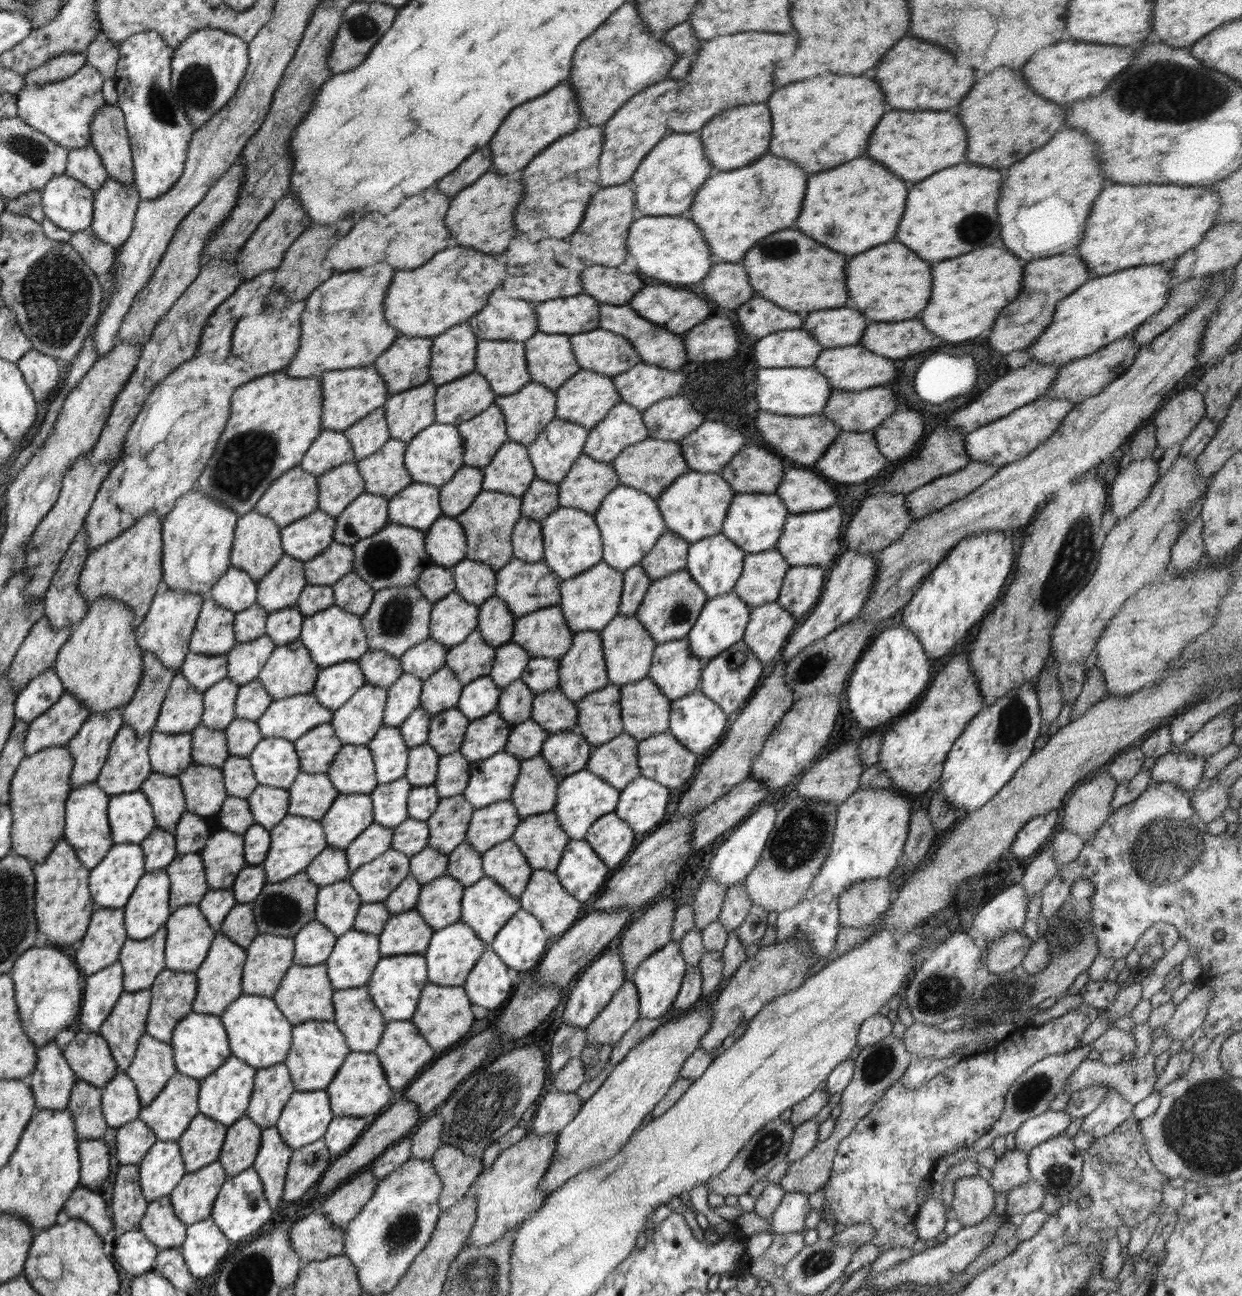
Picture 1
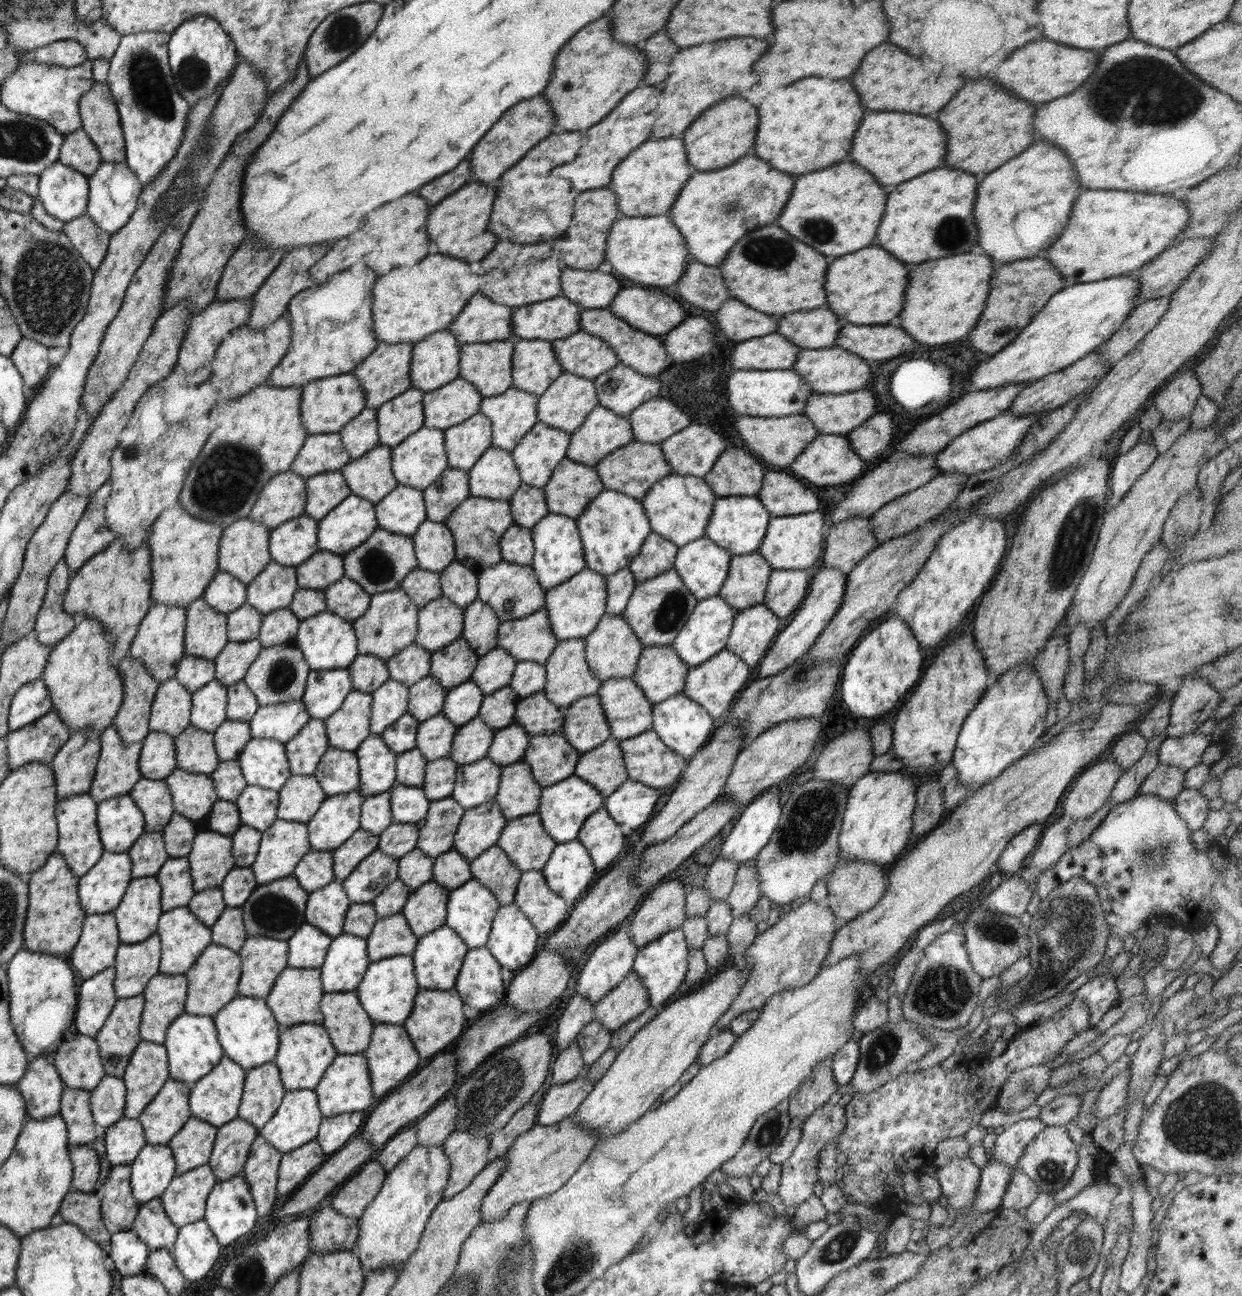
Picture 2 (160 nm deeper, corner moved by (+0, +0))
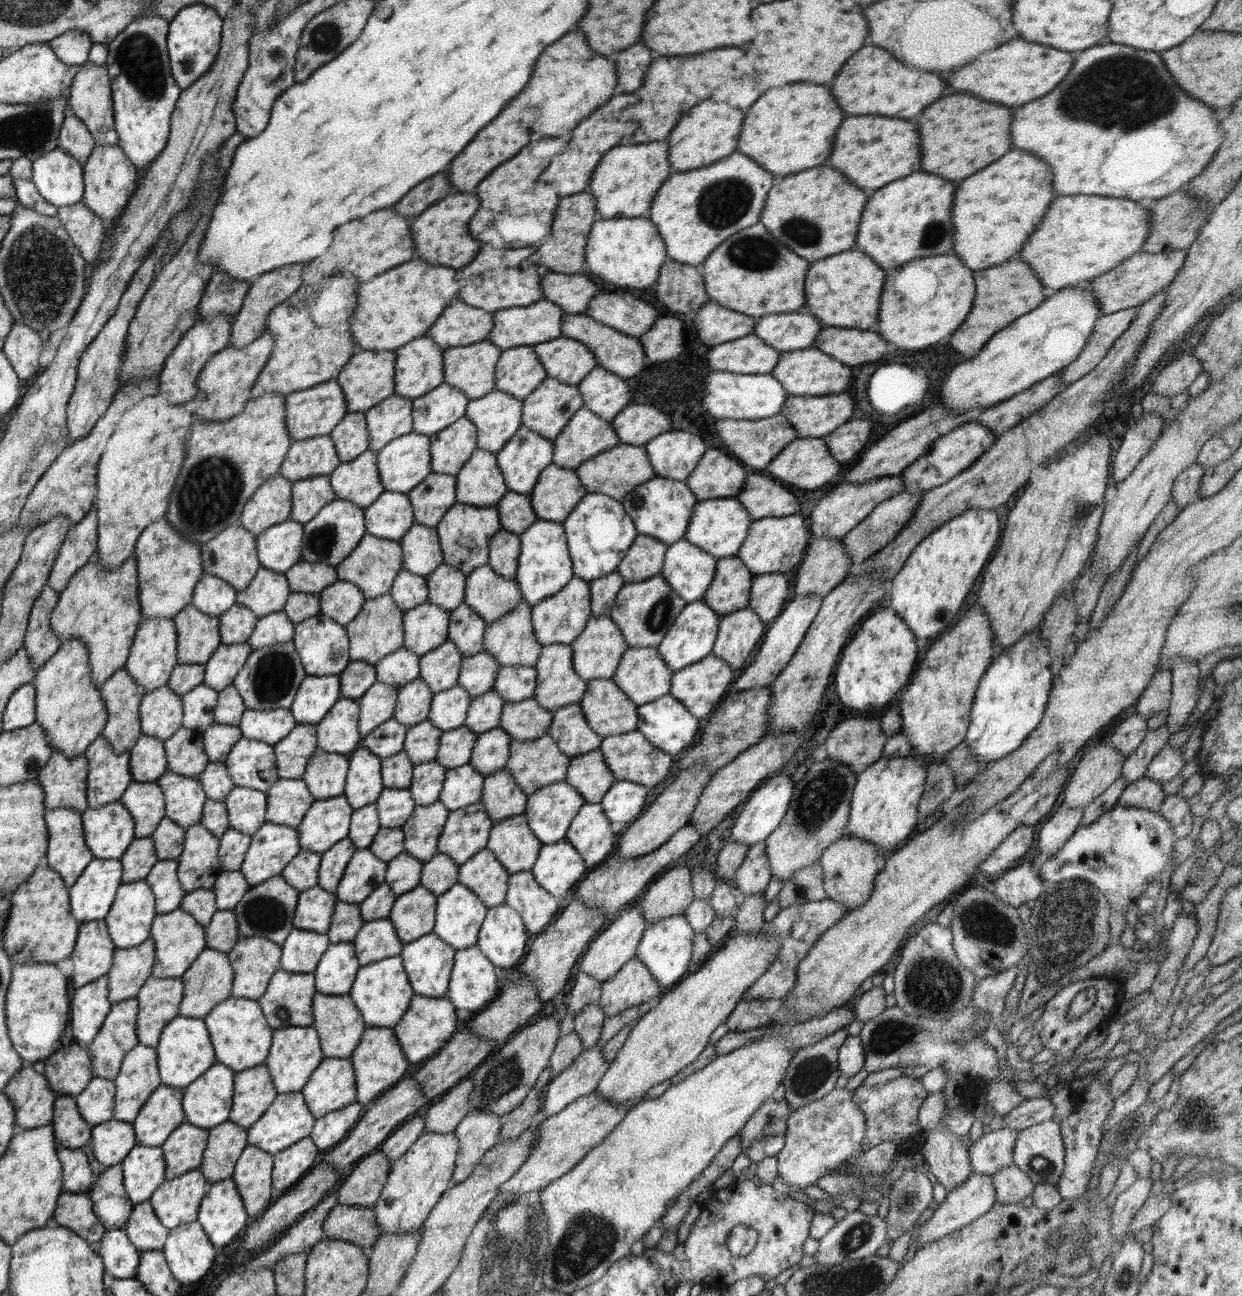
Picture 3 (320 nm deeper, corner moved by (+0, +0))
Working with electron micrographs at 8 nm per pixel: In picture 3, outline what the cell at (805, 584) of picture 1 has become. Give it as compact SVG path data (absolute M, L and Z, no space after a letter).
M771 572L766 574L757 574L752 581L748 609L752 610L760 621L766 626L772 625L772 622L780 616L780 612L786 608L786 605L791 599L788 598L788 594L792 594L790 589L790 582L786 576L783 576L780 572Z

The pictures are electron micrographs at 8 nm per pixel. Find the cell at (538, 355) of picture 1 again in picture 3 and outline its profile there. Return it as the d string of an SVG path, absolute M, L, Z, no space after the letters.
M533 345L508 348L500 353L495 370L495 390L507 392L518 400L526 398L546 378L546 369L538 360Z

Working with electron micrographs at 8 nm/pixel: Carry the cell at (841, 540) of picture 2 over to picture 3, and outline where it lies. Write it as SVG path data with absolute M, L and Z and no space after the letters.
M843 538L811 539L808 552L793 573L792 598L805 594L825 597L843 582L852 559L844 547Z

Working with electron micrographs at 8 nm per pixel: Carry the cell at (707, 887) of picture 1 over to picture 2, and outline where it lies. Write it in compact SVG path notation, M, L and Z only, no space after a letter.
M718 857L707 872L705 887L708 889L711 904L726 900L735 883L739 864L736 861Z

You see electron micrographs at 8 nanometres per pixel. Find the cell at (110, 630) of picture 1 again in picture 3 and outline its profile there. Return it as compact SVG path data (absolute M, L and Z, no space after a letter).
M70 638L60 643L60 648L35 672L36 718L54 751L64 752L64 757L84 754L89 744L101 736L108 718L101 691L91 677L91 664L83 640Z

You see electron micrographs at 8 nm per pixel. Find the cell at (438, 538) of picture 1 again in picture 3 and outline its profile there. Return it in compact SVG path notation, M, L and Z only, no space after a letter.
M415 523L399 542L404 553L403 568L412 574L425 577L444 562L436 529Z

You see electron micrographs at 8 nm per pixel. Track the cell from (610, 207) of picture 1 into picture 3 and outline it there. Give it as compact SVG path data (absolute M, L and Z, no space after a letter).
M590 192L576 193L560 199L555 210L552 228L547 241L537 246L536 252L529 256L542 271L572 275L581 273L586 262L585 246L592 223L604 219L597 211L595 198Z

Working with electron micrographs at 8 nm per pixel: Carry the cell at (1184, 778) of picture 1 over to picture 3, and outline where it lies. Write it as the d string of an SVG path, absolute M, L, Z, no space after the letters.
M1144 776L1125 786L1120 802L1116 802L1116 805L1146 808L1158 813L1166 797L1162 782Z

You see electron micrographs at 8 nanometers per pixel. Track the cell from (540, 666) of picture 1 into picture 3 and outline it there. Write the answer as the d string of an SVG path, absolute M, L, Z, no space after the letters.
M504 666L496 673L493 690L506 702L520 702L533 697L536 683L535 666Z

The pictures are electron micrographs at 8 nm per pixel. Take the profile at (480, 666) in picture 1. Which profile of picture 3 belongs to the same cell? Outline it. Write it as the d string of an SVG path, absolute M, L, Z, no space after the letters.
M444 641L438 648L419 658L419 677L424 679L435 695L457 685L463 654L452 641Z

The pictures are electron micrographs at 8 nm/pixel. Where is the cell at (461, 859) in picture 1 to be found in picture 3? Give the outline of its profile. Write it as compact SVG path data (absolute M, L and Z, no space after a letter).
M436 853L423 863L419 885L436 896L444 894L458 880L458 867L446 854Z

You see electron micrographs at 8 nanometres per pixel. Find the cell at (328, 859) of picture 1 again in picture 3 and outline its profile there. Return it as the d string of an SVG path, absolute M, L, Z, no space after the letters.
M300 849L298 854L284 867L282 878L296 890L303 891L318 884L318 869L321 853Z

